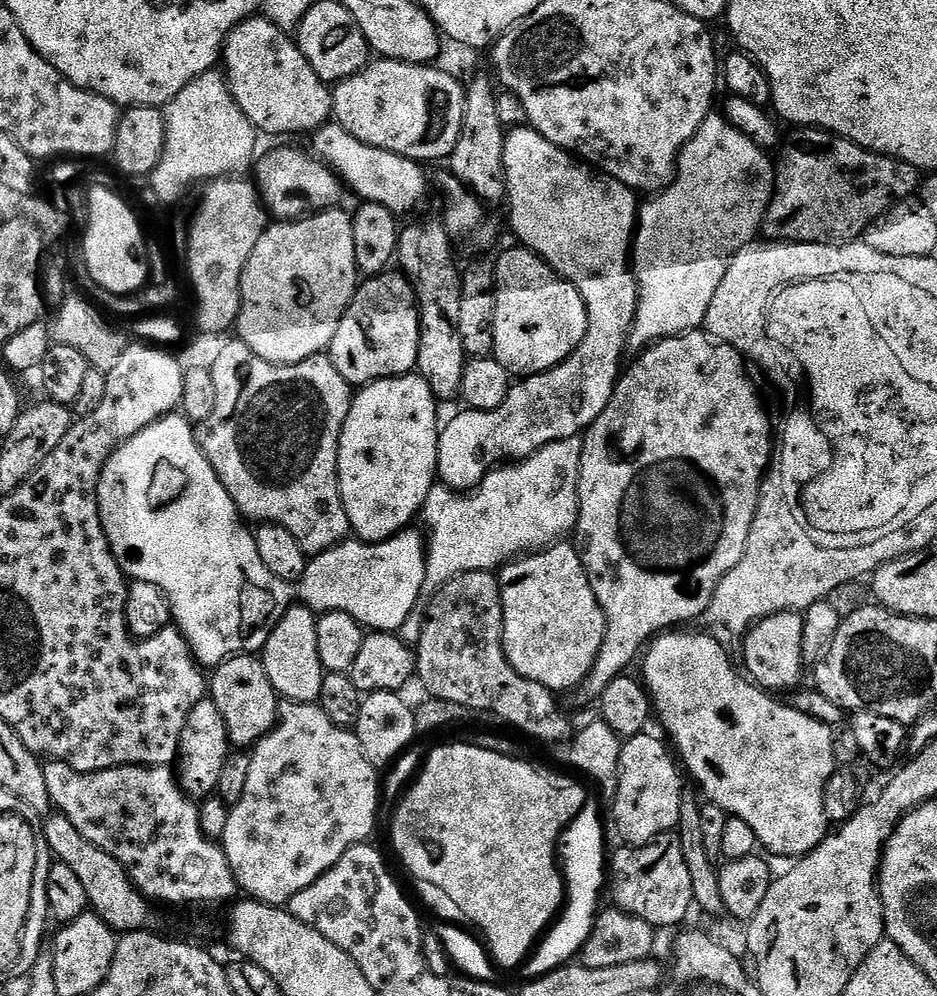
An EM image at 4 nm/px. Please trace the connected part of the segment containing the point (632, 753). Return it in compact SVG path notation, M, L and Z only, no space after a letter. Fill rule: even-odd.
M648 735L630 736L623 741L617 788L611 797L616 832L628 846L648 844L673 831L679 825L680 806L686 794L685 777L678 767L677 757L667 743L664 745L658 737Z

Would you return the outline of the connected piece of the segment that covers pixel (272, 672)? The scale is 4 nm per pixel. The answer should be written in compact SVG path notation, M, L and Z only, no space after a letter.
M307 606L289 608L287 614L276 623L274 630L268 635L262 649L264 669L277 697L293 704L314 704L320 698L326 673L318 658L317 619L317 613Z

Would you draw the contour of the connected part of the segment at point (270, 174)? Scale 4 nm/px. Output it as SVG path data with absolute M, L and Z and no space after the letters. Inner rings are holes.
M276 148L255 161L254 183L259 199L269 213L276 215L273 217L277 221L299 220L317 212L327 212L337 207L341 203L339 200L346 196L346 188L340 177L328 165L304 152L296 148Z

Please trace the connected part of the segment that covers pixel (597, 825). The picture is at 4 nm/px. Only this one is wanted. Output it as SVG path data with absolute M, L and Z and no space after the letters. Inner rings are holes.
M592 800L585 801L583 810L566 827L560 839L560 862L565 878L566 907L523 965L522 973L524 972L524 978L528 980L539 979L569 963L569 959L572 956L574 958L588 941L598 914L595 906L602 882L604 880L605 883L606 880L606 852L604 856L604 830L600 812Z

